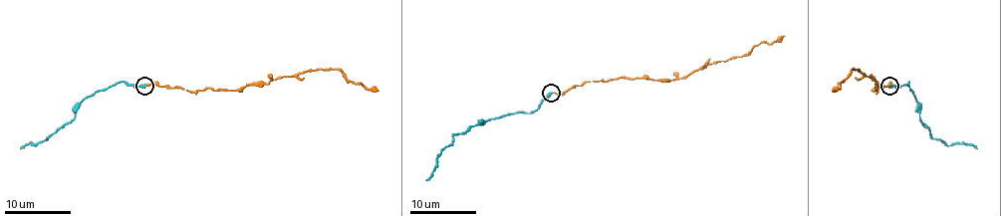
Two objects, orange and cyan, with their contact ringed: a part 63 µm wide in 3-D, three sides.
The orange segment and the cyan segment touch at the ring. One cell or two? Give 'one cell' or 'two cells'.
one cell

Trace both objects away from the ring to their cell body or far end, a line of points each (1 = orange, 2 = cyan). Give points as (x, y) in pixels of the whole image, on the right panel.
1: (889, 86), (890, 83), (877, 88), (877, 91), (871, 76), (853, 70), (840, 83), (841, 86), (833, 91)
2: (889, 86), (900, 88), (909, 81), (917, 103), (919, 119), (930, 134), (947, 145), (970, 144), (977, 149)

